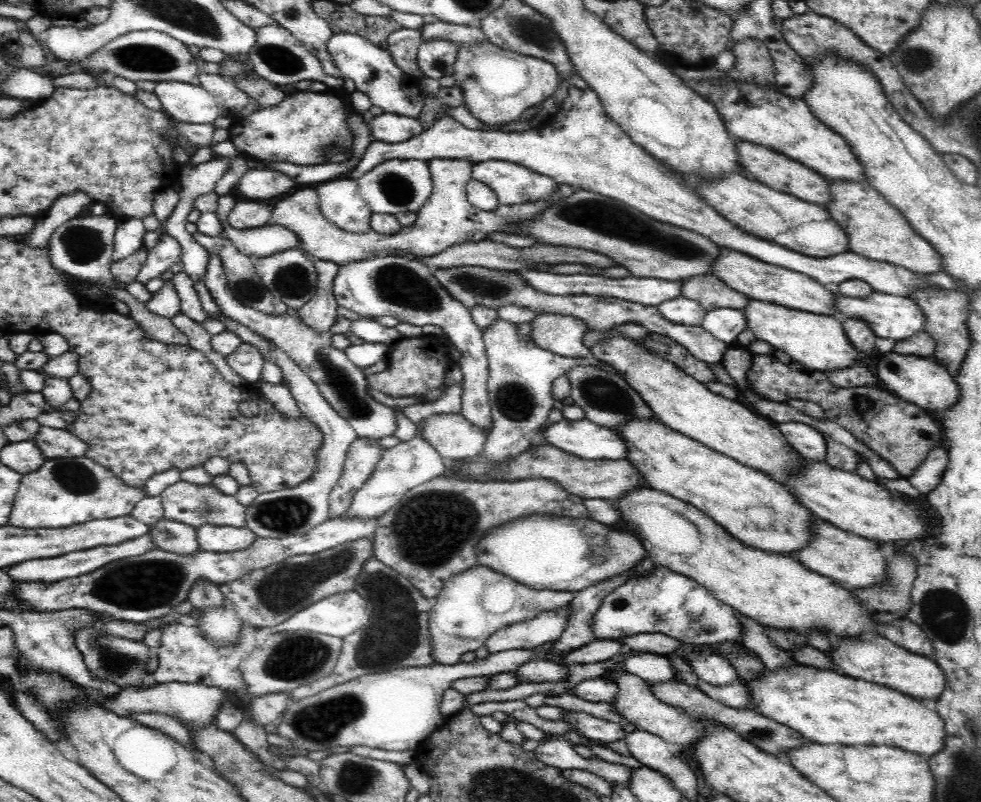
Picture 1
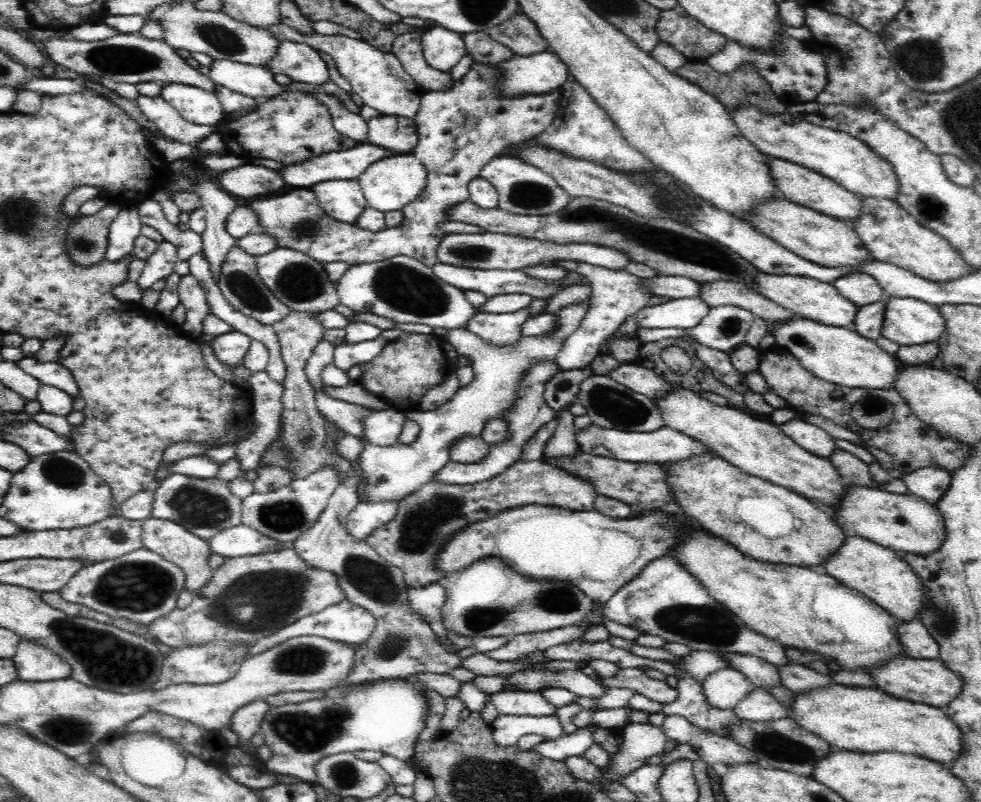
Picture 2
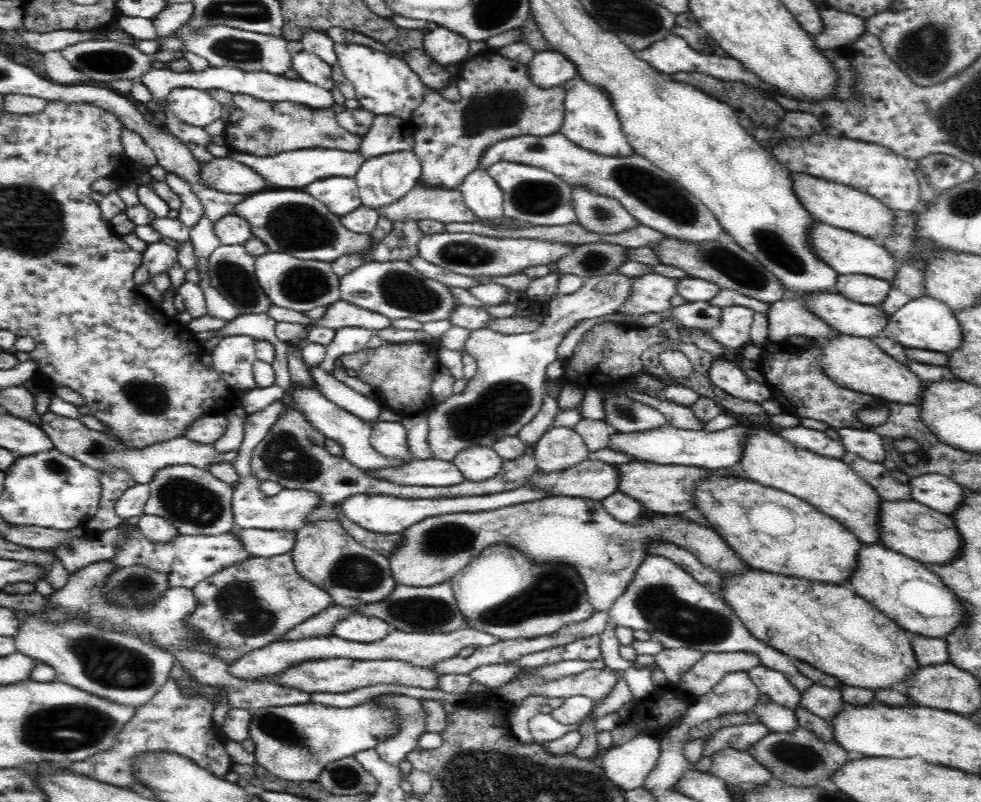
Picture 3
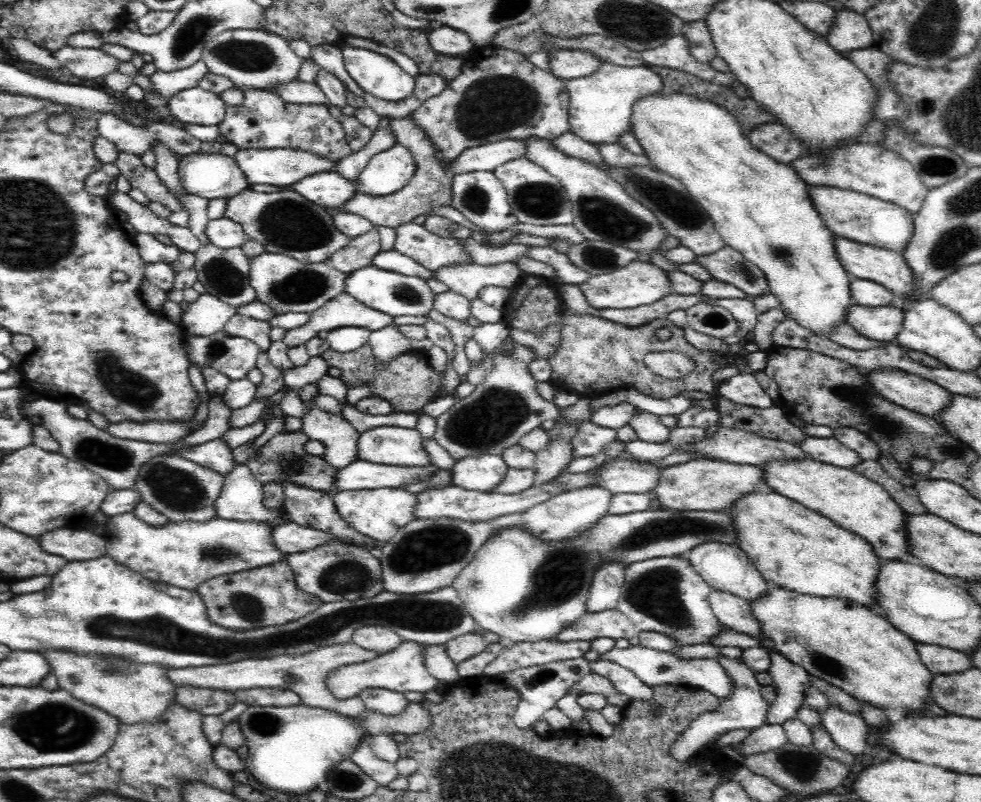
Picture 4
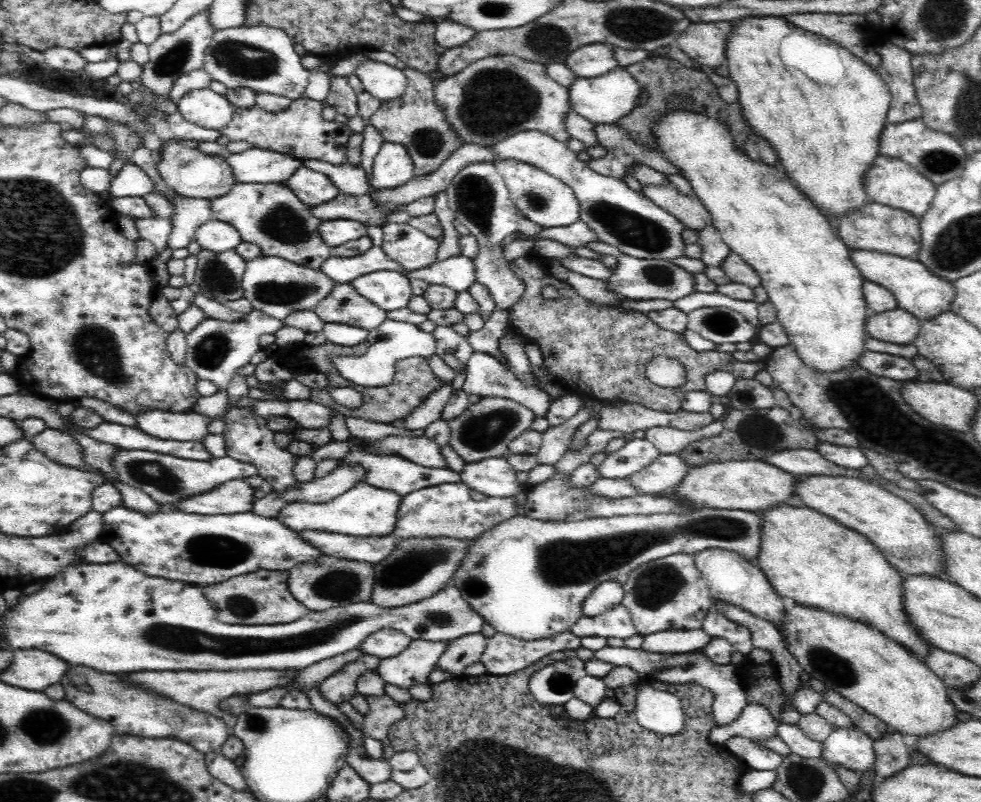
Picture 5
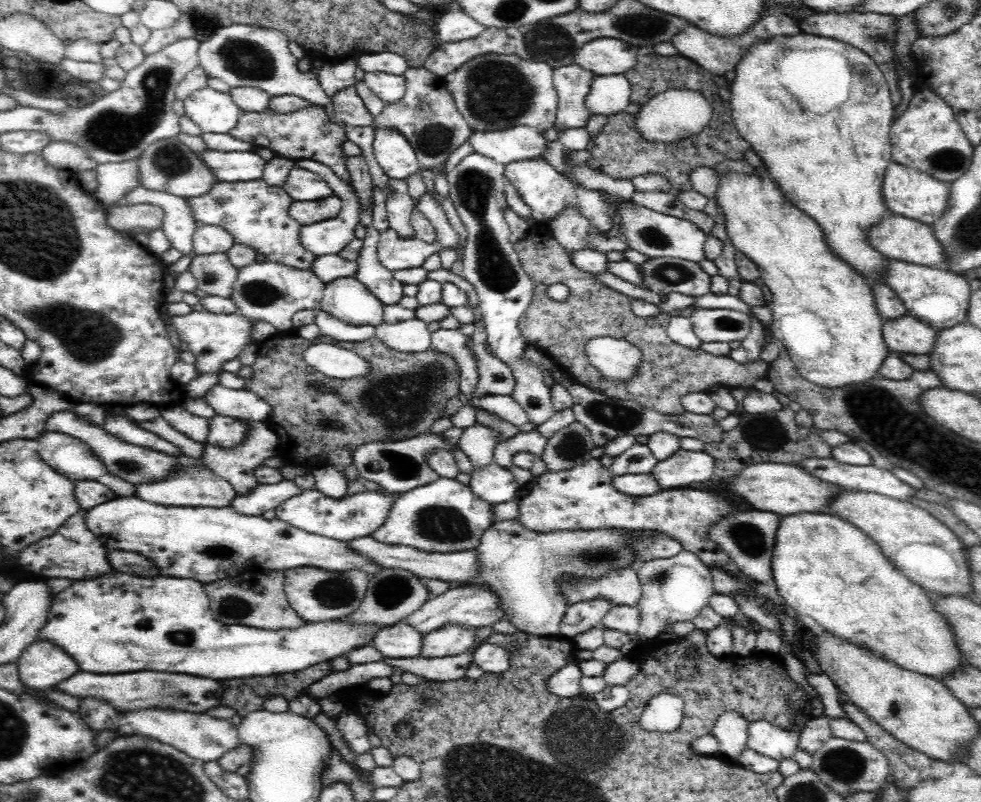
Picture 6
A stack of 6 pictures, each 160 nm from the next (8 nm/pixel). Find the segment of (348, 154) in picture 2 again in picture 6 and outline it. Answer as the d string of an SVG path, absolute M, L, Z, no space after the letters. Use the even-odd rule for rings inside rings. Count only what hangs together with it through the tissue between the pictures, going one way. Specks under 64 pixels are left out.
M202 150L196 152L206 169L220 182L260 181L265 161L257 152L220 152Z

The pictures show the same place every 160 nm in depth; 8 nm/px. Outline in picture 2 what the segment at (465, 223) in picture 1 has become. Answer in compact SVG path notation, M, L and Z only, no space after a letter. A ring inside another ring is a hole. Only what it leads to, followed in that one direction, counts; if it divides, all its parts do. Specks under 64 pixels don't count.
M420 30L398 36L391 52L424 90L421 105L413 118L418 140L412 153L425 166L425 188L400 210L402 220L398 226L376 233L326 215L315 194L308 190L259 197L248 208L258 217L260 232L272 236L276 247L297 250L323 265L346 262L351 266L404 255L431 267L436 263L436 246L445 236L436 223L446 222L447 211L469 198L467 186L470 180L506 147L534 140L556 118L561 101L558 89L546 94L505 96L499 86L506 73L498 66L474 62L470 71L456 80L450 71L431 68L421 47Z

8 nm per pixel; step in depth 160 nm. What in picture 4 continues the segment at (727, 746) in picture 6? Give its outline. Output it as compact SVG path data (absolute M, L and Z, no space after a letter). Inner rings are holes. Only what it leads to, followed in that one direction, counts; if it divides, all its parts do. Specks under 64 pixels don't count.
M641 644L629 645L627 648L612 647L604 654L598 654L598 659L616 664L618 669L622 666L632 670L644 684L654 688L659 685L672 685L680 687L694 687L714 695L718 704L729 699L733 691L732 681L724 667L715 658L680 658L673 651L660 652L646 648Z

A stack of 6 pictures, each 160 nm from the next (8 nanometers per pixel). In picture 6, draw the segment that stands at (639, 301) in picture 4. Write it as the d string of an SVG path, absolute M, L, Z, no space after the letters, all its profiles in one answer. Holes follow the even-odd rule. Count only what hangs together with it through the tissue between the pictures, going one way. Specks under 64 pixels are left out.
M658 257L641 265L643 287L662 297L666 292L678 292L697 297L710 293L711 278L699 263L682 258Z

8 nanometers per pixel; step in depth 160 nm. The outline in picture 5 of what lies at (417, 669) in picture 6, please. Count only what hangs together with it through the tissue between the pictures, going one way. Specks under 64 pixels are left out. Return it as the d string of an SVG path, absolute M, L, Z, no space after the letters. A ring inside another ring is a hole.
M481 632L454 639L438 659L436 667L455 677L464 674L466 668L481 659L488 639ZM364 653L360 660L348 663L338 672L331 674L320 682L318 691L326 701L338 706L340 703L349 702L357 695L356 682L360 676L361 668L374 670L378 668L381 658Z

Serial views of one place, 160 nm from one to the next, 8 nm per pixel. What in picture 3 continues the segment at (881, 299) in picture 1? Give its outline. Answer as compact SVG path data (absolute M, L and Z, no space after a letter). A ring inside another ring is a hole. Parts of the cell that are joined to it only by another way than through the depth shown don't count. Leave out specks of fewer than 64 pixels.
M924 295L907 302L894 314L889 315L888 324L882 334L899 342L906 349L929 350L951 355L963 343L963 332L953 310L936 298Z

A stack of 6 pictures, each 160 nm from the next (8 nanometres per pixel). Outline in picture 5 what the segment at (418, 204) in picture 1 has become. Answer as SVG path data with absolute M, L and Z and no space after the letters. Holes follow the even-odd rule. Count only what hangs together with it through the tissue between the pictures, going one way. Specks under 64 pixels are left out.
M382 142L373 162L371 188L396 188L414 174L414 163L407 148L396 142Z

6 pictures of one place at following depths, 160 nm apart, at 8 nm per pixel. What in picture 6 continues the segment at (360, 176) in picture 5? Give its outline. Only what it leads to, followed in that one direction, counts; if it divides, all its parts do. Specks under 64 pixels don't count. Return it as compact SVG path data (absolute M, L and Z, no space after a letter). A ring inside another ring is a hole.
M297 160L295 161L296 167L304 168L314 174L317 174L320 179L327 182L327 185L335 192L335 195L341 200L341 210L336 218L330 218L328 220L317 222L308 226L301 226L298 232L298 239L300 239L300 245L306 249L306 251L312 253L315 257L338 254L345 246L348 246L352 240L355 239L354 230L360 223L359 212L359 200L356 191L348 183L338 178L338 175L332 172L330 167L316 162L315 160Z

